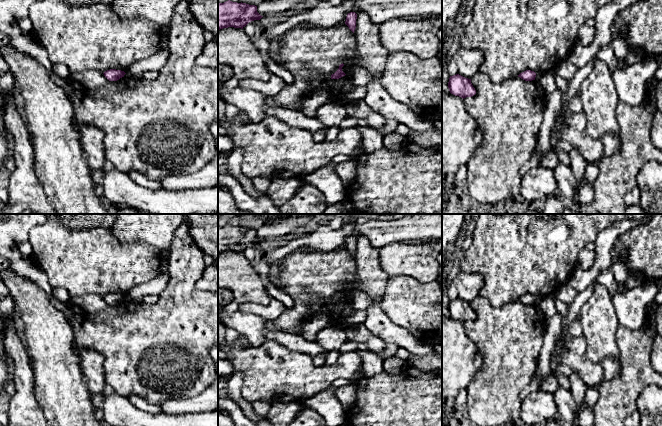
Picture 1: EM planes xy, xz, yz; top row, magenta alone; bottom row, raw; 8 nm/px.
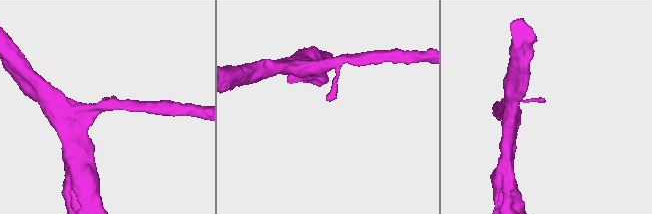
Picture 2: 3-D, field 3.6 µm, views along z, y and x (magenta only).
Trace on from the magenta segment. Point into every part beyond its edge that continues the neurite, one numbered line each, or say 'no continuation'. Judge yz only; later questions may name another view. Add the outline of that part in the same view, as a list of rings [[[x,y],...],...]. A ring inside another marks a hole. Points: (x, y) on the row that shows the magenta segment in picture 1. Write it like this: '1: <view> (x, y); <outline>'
no continuation

